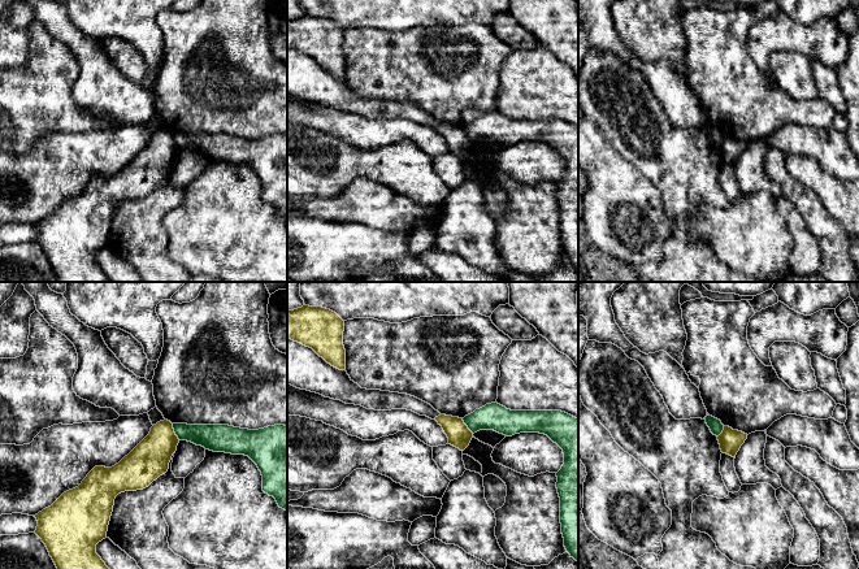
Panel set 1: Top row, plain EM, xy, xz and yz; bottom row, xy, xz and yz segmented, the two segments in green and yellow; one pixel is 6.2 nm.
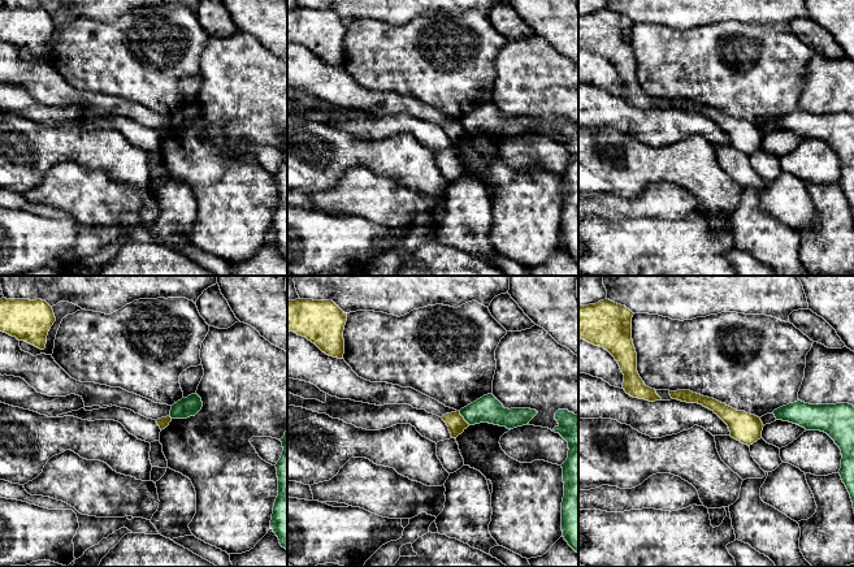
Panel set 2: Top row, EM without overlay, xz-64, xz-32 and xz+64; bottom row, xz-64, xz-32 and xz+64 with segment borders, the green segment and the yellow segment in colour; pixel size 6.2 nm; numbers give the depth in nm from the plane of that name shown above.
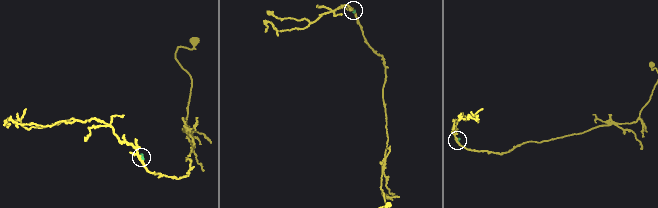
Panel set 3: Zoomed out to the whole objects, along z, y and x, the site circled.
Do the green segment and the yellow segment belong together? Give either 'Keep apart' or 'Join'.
Keep apart

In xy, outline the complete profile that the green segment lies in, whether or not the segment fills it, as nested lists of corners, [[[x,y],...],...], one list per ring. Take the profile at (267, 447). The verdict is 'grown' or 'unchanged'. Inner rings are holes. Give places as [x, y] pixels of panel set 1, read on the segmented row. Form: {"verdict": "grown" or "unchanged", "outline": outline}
{"verdict": "unchanged", "outline": [[[173,424],[179,440],[213,452],[248,456],[263,475],[263,491],[287,511],[287,426],[248,430],[229,425]]]}

